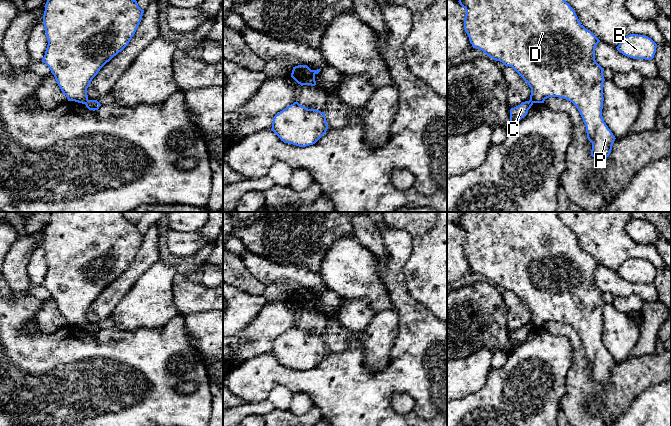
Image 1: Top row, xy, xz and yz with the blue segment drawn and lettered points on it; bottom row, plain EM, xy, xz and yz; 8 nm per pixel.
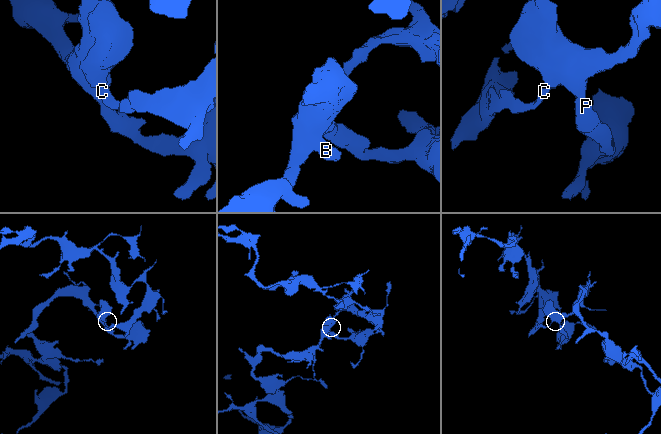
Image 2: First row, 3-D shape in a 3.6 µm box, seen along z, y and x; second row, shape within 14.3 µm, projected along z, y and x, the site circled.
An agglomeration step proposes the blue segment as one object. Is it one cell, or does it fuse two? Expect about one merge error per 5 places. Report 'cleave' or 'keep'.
cleave

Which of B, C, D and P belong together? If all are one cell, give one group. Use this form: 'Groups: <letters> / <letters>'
Groups: B D P / C

